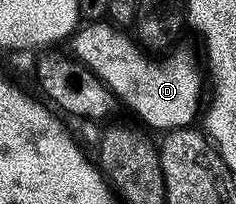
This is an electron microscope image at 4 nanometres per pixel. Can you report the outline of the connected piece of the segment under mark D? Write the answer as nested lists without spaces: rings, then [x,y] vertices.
[[[112,22],[82,23],[71,37],[72,55],[90,72],[94,72],[118,101],[122,100],[131,111],[137,112],[142,120],[140,123],[146,129],[158,128],[158,133],[164,134],[175,128],[190,127],[203,108],[203,68],[199,60],[197,65],[196,58],[182,46],[174,47],[160,58],[154,58],[127,33]]]

